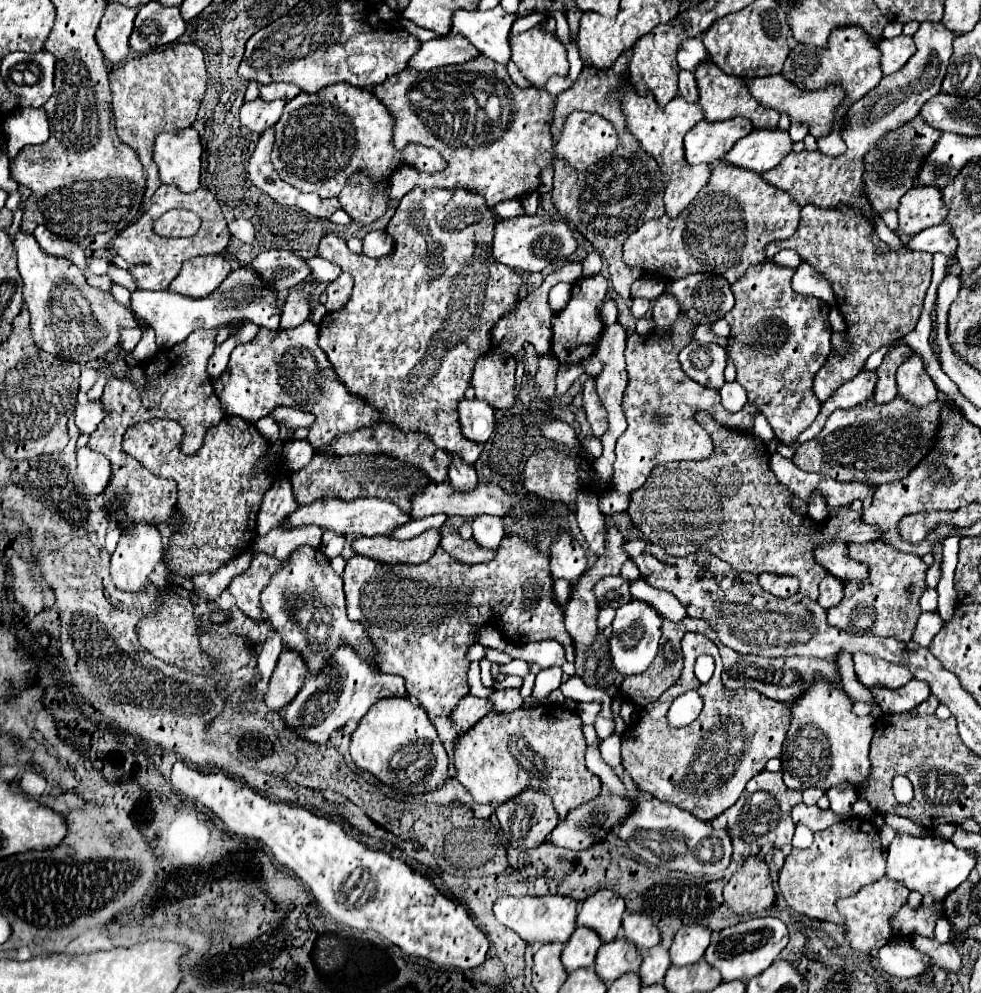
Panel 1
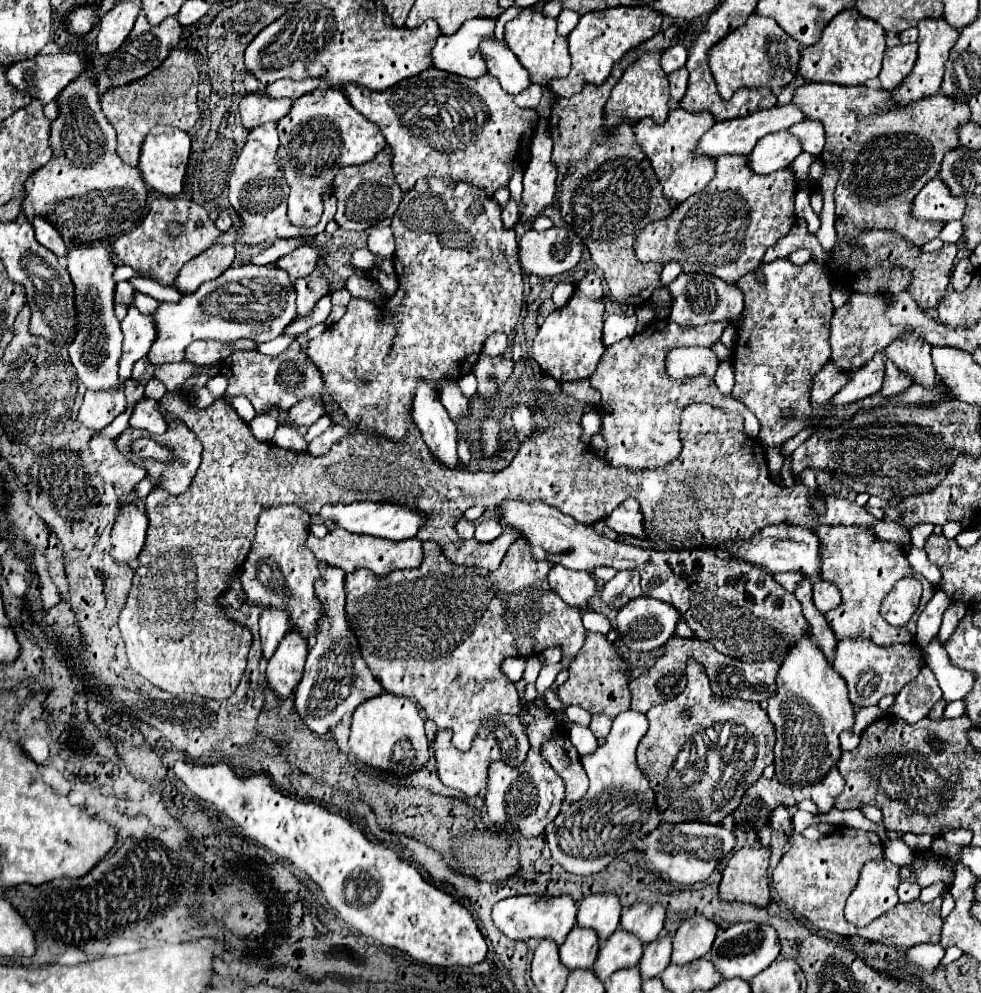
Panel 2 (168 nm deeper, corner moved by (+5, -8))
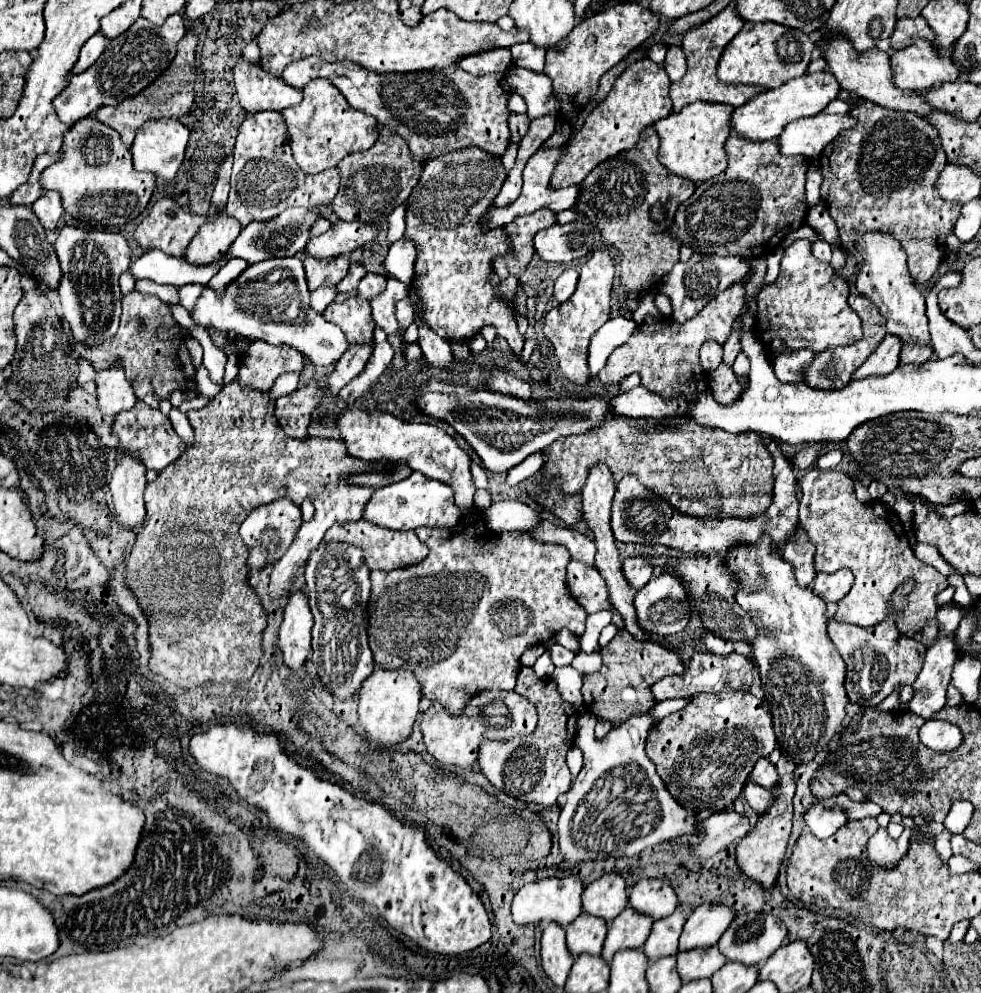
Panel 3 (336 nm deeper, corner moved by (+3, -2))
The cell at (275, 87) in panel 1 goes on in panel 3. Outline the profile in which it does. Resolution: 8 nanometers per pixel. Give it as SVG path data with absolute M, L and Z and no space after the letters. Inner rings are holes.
M305 57L289 63L283 71L283 81L295 89L303 89L311 79L331 81L353 109L373 115L381 125L401 135L411 155L417 159L433 159L463 147L481 147L487 153L503 155L511 139L507 119L507 87L503 75L475 77L459 65L417 73L375 73L351 61L327 63L321 57Z

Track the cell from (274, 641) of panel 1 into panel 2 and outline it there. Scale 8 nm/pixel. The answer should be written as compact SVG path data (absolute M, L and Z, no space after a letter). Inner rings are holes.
M267 609L261 613L259 619L259 627L261 627L261 643L263 643L263 659L269 661L273 657L273 653L277 651L277 645L281 643L281 639L287 635L289 631L289 623L287 623L287 613L279 611L279 609Z

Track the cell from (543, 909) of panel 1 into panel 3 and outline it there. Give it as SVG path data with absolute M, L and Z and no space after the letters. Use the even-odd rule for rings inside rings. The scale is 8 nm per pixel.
M547 877L539 879L535 883L527 883L519 889L519 893L513 899L513 921L519 925L527 923L541 923L541 921L555 921L561 923L561 927L567 927L571 921L575 921L581 915L581 893L583 883L579 877Z

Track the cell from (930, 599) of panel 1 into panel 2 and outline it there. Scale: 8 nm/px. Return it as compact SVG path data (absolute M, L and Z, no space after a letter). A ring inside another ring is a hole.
M937 589L935 595L931 597L931 601L925 605L923 613L917 619L917 641L921 645L931 641L939 633L943 613L949 607L949 603L951 603L951 599L941 589Z

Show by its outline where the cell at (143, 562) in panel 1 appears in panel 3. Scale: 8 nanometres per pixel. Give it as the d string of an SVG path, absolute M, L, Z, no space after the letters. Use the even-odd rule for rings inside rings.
M119 451L117 465L109 481L115 517L127 529L139 529L145 517L143 489L147 485L145 465L139 457Z

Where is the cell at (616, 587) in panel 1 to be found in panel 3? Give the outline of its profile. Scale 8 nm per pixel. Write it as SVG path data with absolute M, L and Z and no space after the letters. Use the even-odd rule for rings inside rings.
M629 557L623 561L623 571L625 577L629 581L629 585L633 585L635 589L641 589L649 583L649 579L653 577L653 565L643 559L643 557Z

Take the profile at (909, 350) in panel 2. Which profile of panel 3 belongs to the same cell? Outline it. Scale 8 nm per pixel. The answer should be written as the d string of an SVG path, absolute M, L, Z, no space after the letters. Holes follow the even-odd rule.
M869 231L855 241L855 247L863 257L855 281L859 295L869 297L879 307L881 315L887 319L887 331L901 337L903 343L927 343L929 331L925 315L925 297L909 275L907 255L901 243L889 233Z

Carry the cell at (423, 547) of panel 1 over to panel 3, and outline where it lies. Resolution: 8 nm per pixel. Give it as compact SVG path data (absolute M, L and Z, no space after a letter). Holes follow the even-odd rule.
M349 521L343 525L333 525L325 533L325 541L343 541L343 543L353 543L363 547L363 559L369 569L383 569L383 571L393 571L401 567L411 567L421 563L429 555L429 547L419 541L415 531L391 531L385 527L379 527L371 521Z

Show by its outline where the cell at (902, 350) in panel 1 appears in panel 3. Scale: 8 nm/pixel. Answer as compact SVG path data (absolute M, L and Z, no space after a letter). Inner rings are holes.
M907 343L901 351L901 363L925 363L933 357L933 345L931 343Z

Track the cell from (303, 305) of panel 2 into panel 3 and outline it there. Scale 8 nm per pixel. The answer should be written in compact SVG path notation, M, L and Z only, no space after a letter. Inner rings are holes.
M305 257L303 261L305 273L307 273L307 285L309 291L315 291L321 285L337 285L349 269L349 259L333 257L333 259L315 259L315 257Z

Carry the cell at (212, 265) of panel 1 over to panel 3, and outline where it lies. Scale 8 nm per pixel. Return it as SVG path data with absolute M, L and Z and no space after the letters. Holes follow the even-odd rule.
M225 207L213 211L215 213L211 213L207 219L209 223L205 223L187 245L185 257L189 263L211 263L213 259L219 259L241 231L241 223L227 215Z

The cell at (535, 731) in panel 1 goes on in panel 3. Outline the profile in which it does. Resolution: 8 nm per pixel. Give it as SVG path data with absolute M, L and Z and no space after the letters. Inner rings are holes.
M479 691L473 695L461 715L449 715L441 703L431 703L431 707L421 715L421 733L427 751L443 765L447 767L463 767L473 769L473 763L477 759L477 749L481 745L481 739L511 739L511 737L523 737L527 733L533 733L535 727L535 705L519 695L517 691Z

